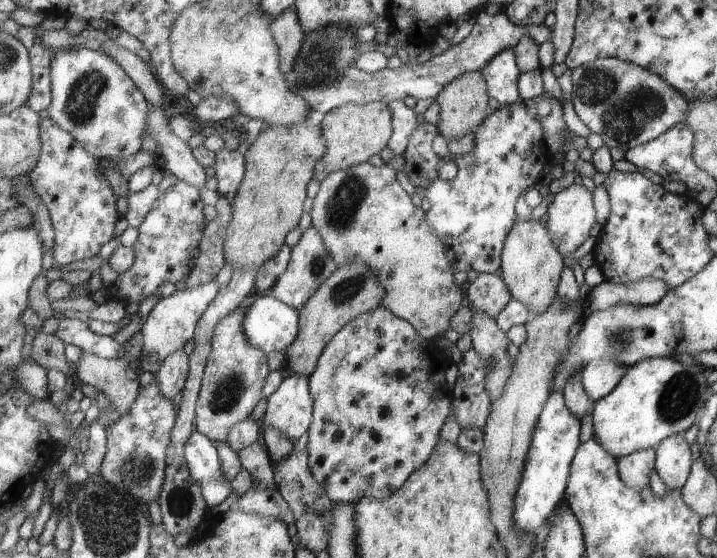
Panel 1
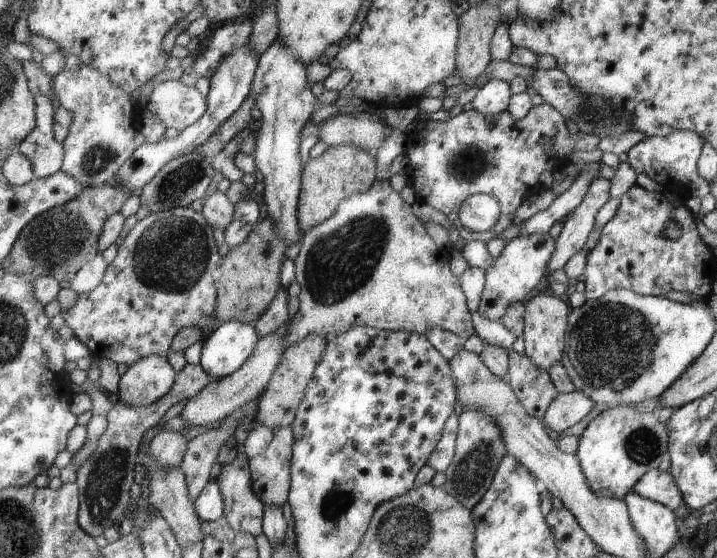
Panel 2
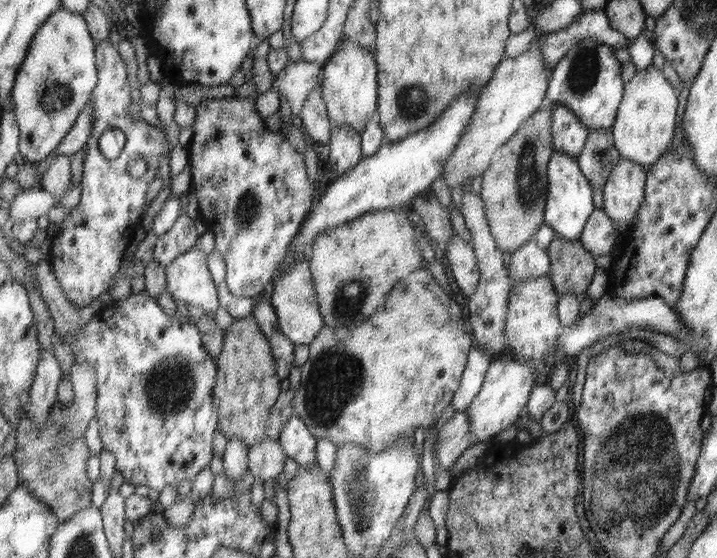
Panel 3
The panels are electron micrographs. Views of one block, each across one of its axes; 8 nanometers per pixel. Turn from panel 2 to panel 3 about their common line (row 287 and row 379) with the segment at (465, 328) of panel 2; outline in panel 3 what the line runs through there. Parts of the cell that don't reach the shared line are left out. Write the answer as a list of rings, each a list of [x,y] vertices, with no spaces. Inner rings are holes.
[[[421,268],[399,281],[387,296],[386,304],[378,308],[376,314],[373,314],[359,326],[353,326],[352,328],[347,326],[339,326],[338,328],[333,326],[324,327],[322,332],[319,332],[317,339],[309,344],[310,356],[302,366],[301,379],[293,399],[294,412],[302,417],[310,432],[319,440],[328,439],[338,446],[349,443],[357,444],[357,446],[363,446],[363,448],[367,448],[372,453],[379,453],[385,452],[395,440],[403,438],[415,440],[415,432],[419,428],[434,428],[437,420],[441,418],[443,410],[449,404],[452,405],[455,393],[463,380],[463,373],[468,364],[468,355],[472,349],[477,347],[468,329],[468,323],[463,321],[463,310],[461,310],[461,306],[457,304],[457,300],[454,297],[455,295],[452,292],[443,289],[438,284],[438,280],[428,268]]]

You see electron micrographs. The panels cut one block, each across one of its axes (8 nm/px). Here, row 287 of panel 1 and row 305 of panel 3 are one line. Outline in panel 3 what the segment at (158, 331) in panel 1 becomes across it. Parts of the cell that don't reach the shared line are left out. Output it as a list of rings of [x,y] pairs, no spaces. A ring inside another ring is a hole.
[[[195,245],[165,267],[166,287],[175,301],[201,306],[213,316],[221,305],[207,255]]]

